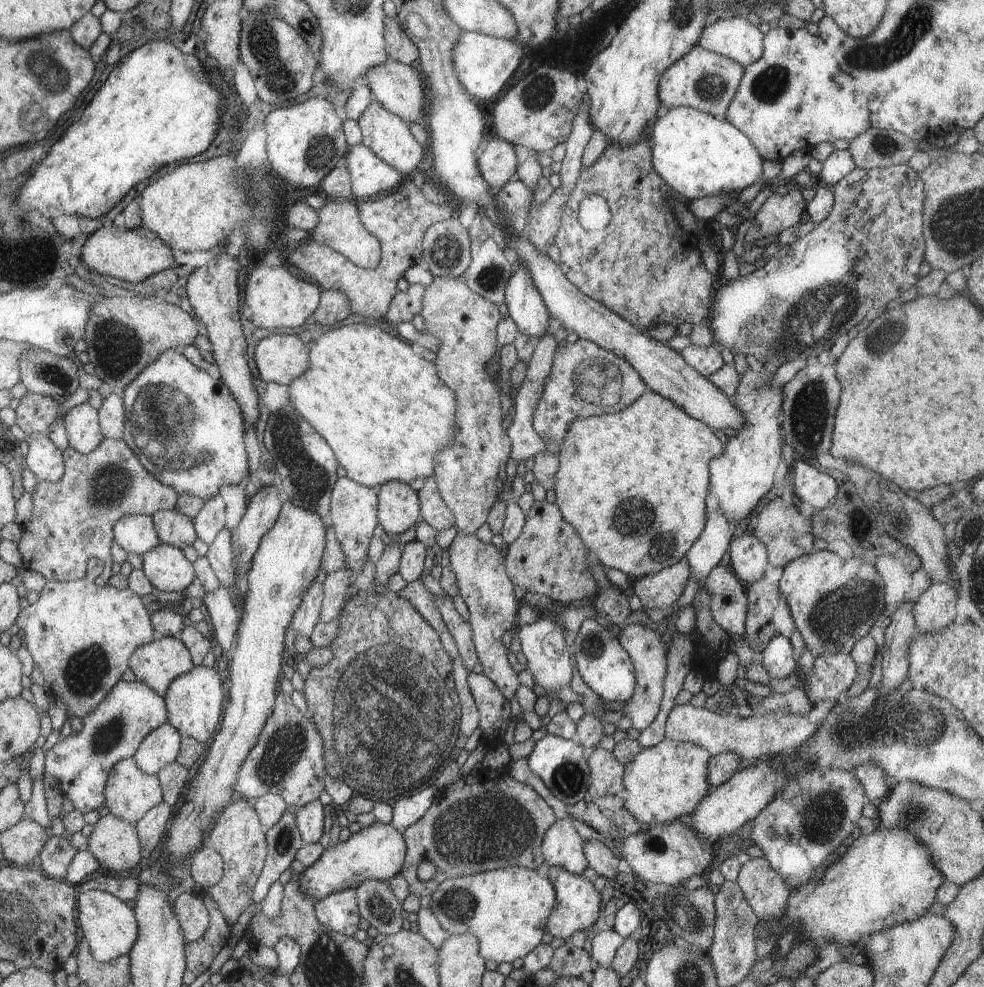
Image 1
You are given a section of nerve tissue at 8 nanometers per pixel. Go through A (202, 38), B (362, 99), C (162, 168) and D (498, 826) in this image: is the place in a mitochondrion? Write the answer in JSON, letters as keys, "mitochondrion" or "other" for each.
{"A":"other","B":"other","C":"other","D":"mitochondrion"}

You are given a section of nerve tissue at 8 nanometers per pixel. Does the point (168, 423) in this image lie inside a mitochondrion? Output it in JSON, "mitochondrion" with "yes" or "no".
{"mitochondrion":"yes"}

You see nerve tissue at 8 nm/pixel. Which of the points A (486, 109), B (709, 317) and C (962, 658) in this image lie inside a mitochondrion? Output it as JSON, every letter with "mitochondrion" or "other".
{"A":"other","B":"other","C":"other"}

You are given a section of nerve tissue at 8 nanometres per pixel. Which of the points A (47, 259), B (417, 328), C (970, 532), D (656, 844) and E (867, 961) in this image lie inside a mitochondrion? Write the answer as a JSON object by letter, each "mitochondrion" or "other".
{"A":"other","B":"other","C":"mitochondrion","D":"mitochondrion","E":"other"}

